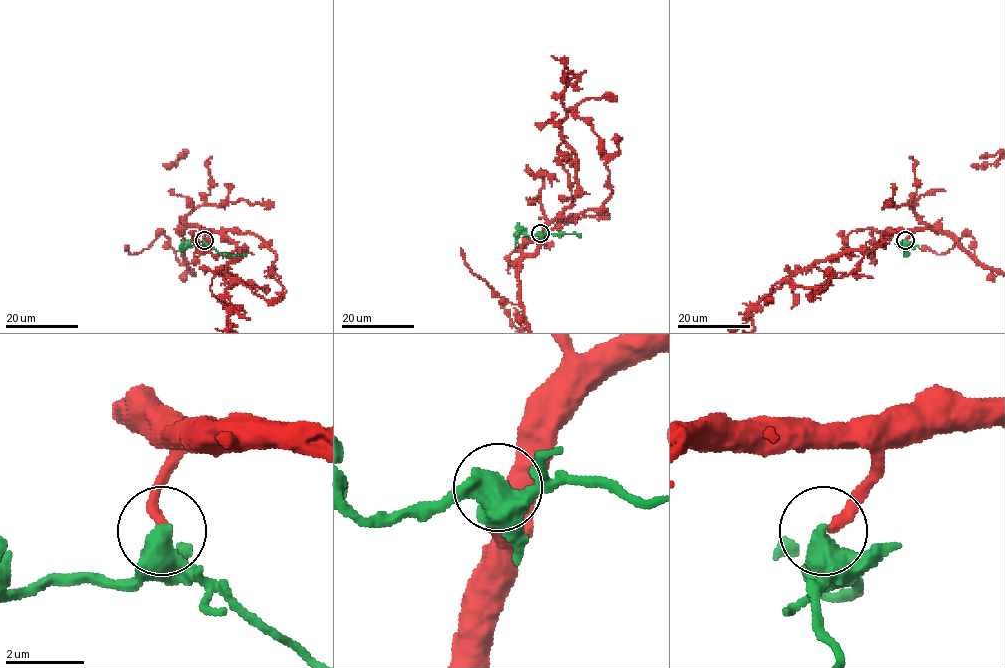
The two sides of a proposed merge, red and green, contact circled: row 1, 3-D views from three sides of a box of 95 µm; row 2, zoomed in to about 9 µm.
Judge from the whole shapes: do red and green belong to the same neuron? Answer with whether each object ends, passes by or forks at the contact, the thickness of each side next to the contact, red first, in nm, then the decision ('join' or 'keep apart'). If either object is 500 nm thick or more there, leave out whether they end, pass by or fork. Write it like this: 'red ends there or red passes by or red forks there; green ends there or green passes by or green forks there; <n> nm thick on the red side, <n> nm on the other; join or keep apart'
280 nm thick on the red side, 600 nm on the other; join

